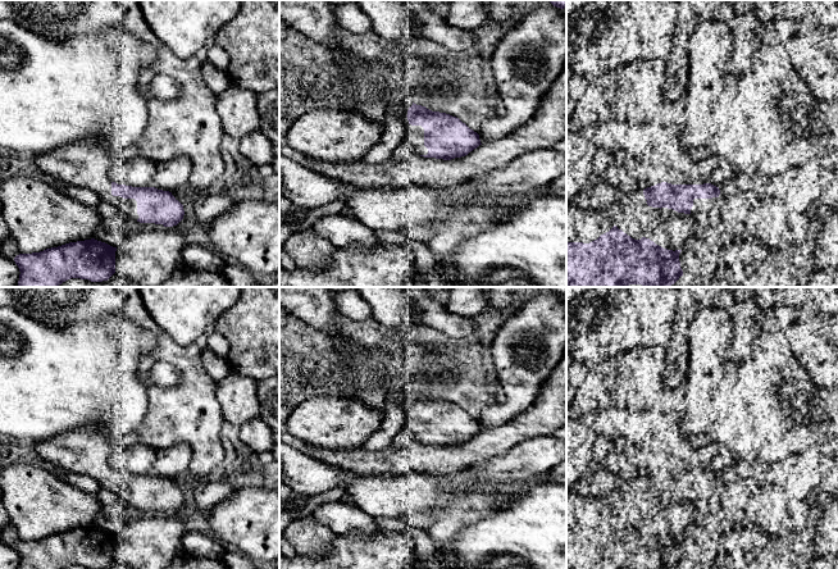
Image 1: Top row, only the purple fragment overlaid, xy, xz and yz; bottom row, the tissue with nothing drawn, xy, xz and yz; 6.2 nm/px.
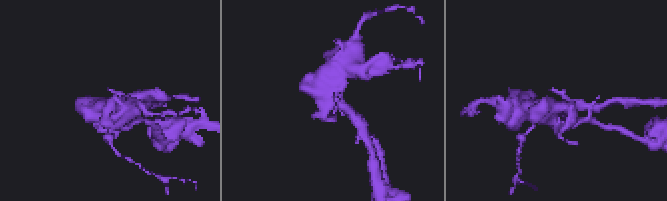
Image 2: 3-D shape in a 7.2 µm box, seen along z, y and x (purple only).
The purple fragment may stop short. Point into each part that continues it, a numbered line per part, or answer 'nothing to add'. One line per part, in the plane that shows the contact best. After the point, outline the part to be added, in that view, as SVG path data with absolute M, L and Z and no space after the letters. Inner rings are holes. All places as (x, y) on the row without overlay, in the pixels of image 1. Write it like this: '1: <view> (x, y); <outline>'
1: xy (190, 412); M0 287L0 306L13 306L22 315L45 323L50 327L65 328L79 322L95 322L110 314L123 314L156 337L156 347L144 355L138 363L138 377L145 386L149 408L144 422L122 438L113 438L100 425L83 425L38 441L36 450L49 463L94 478L101 488L108 488L119 496L128 506L137 507L137 488L111 482L110 452L115 447L131 443L146 443L154 450L186 442L192 450L187 469L195 481L208 481L209 475L224 464L224 450L220 429L224 423L222 408L217 396L218 383L202 365L202 350L196 342L179 346L152 320L145 309L138 287ZM161 360L173 361L181 373L181 381L174 387L160 387L150 378L151 368Z

